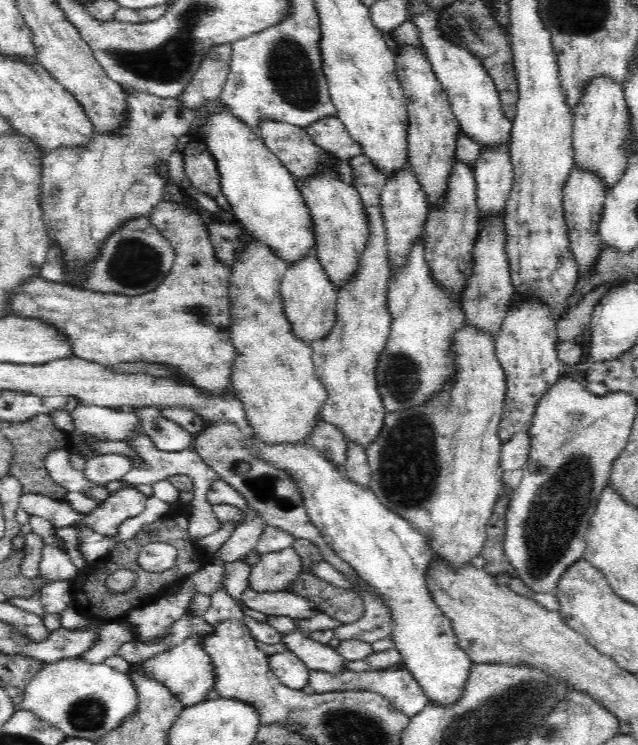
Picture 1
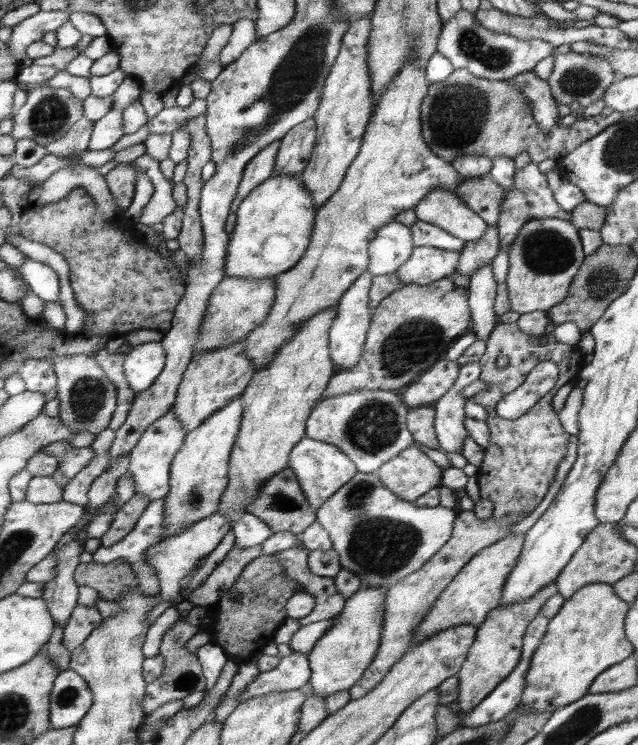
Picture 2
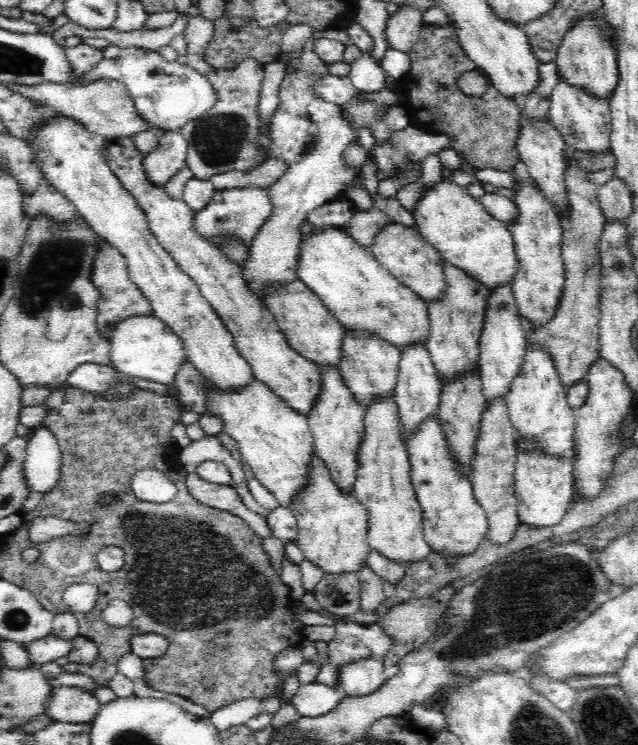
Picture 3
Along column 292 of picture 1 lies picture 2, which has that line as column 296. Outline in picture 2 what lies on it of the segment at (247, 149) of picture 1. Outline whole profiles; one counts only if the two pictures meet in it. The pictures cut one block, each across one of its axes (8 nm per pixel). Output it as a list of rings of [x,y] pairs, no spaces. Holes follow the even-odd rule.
[[[302,175],[271,176],[267,181],[252,190],[248,198],[245,198],[240,209],[236,212],[238,221],[235,230],[230,234],[228,255],[226,262],[227,276],[235,276],[241,279],[269,279],[278,274],[292,269],[304,256],[311,244],[311,237],[317,218],[319,207],[315,205],[315,199],[311,191],[302,181]]]

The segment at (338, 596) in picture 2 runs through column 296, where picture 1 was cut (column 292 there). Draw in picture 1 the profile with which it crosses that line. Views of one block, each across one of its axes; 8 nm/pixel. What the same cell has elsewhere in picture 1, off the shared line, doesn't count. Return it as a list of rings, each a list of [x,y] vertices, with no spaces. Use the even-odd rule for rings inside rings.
[[[298,547],[261,555],[260,562],[252,568],[248,579],[248,588],[254,592],[282,591],[301,573],[301,555]]]

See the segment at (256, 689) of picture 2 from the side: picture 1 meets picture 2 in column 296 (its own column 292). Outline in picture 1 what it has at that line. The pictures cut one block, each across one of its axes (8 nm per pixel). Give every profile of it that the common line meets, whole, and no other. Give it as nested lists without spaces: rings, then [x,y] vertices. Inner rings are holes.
[[[292,651],[276,652],[269,656],[268,662],[281,684],[294,690],[305,690],[310,683],[310,669]]]

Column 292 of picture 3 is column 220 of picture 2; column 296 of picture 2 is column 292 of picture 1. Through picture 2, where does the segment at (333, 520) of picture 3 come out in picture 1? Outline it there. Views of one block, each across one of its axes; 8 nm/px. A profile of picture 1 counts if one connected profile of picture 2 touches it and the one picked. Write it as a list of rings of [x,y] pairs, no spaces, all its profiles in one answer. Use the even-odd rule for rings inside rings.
[[[254,238],[252,246],[248,246],[244,254],[238,258],[238,262],[232,266],[228,286],[232,309],[230,336],[238,350],[238,358],[232,372],[232,394],[242,404],[252,436],[256,437],[258,443],[264,443],[268,447],[311,446],[313,435],[319,426],[319,417],[328,400],[324,385],[315,373],[312,347],[293,336],[291,325],[285,315],[281,282],[287,270],[288,264]]]

